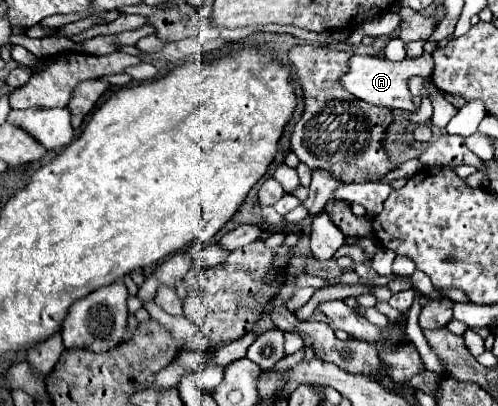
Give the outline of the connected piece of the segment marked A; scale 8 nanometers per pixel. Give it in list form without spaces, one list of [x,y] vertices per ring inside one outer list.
[[[355,54],[349,60],[349,72],[341,78],[341,84],[345,90],[355,94],[357,98],[375,104],[375,106],[387,106],[407,112],[417,112],[417,104],[413,102],[413,94],[409,92],[409,80],[413,76],[431,76],[433,72],[433,58],[431,54],[423,54],[419,58],[405,58],[401,62],[391,62],[387,58],[375,58],[375,56],[359,56]]]

